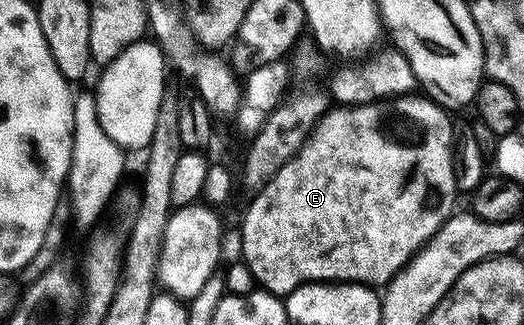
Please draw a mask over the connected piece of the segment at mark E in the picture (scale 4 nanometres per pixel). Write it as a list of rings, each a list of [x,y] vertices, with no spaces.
[[[406,95],[395,100],[398,102],[394,105],[394,125],[398,129],[390,129],[390,109],[386,105],[378,105],[382,103],[363,103],[349,107],[334,107],[338,109],[331,108],[315,127],[302,149],[258,189],[263,188],[251,199],[250,206],[247,207],[246,214],[242,217],[240,232],[242,261],[250,268],[255,282],[265,292],[285,295],[291,293],[296,287],[309,285],[312,281],[385,287],[429,243],[432,237],[440,231],[442,224],[455,212],[454,196],[459,196],[460,190],[454,178],[456,160],[454,125],[450,122],[449,115],[445,113],[447,110],[437,100],[434,102],[422,97],[410,96],[414,95]]]

